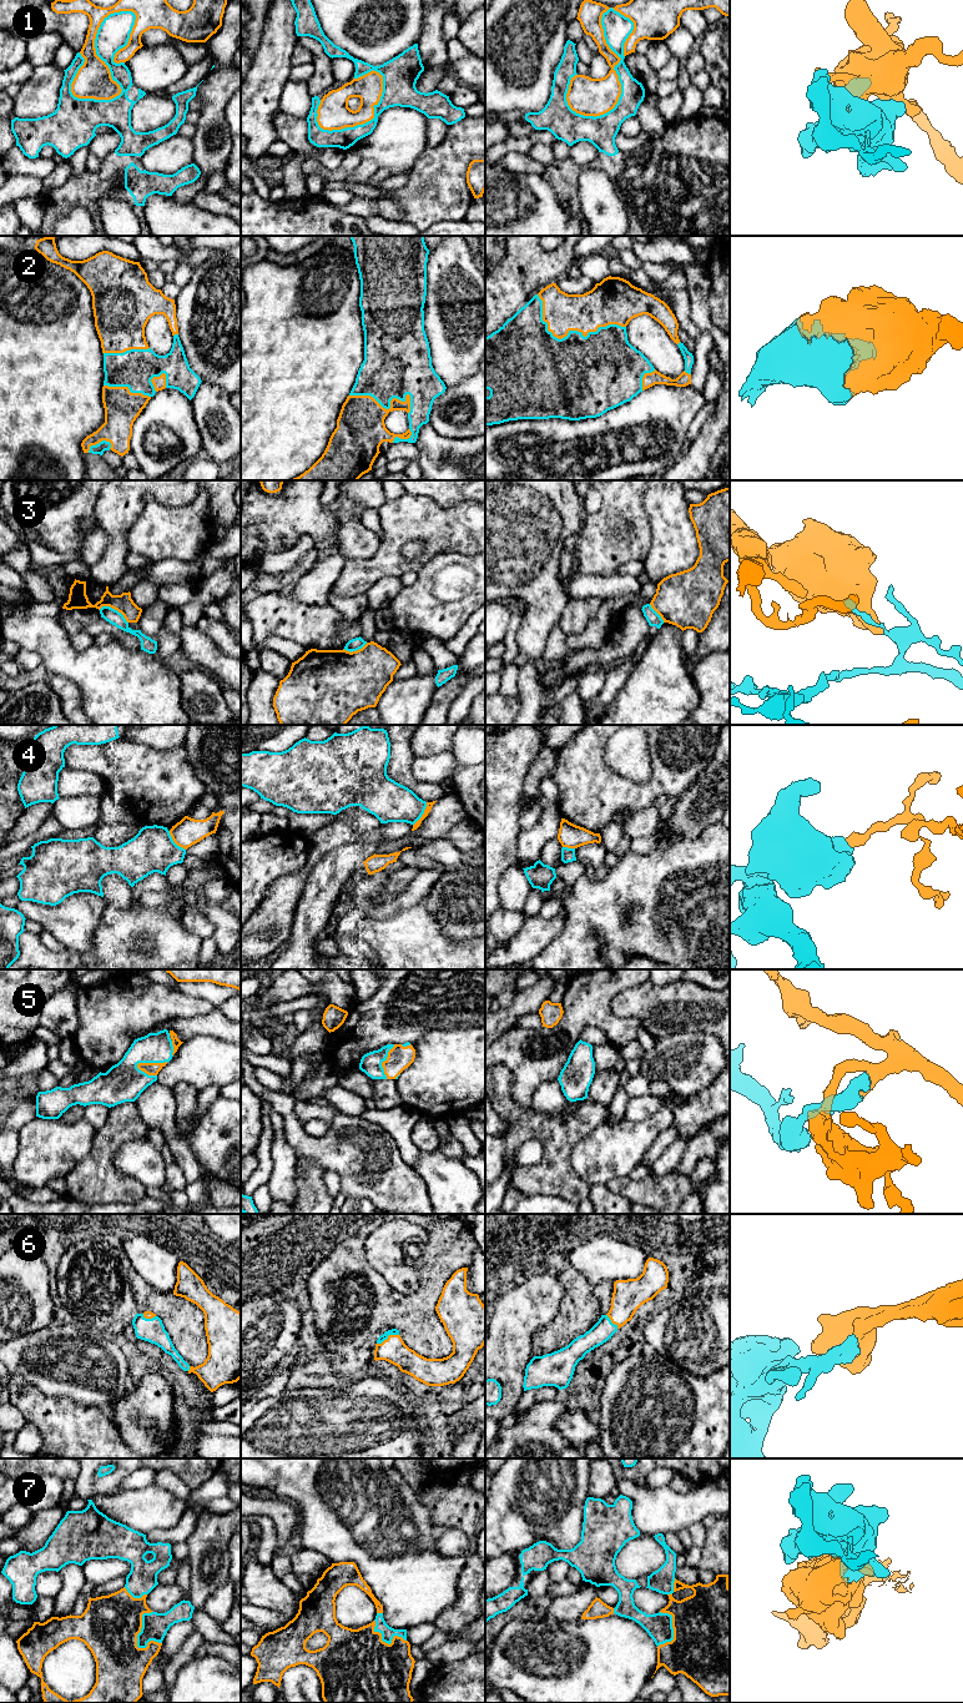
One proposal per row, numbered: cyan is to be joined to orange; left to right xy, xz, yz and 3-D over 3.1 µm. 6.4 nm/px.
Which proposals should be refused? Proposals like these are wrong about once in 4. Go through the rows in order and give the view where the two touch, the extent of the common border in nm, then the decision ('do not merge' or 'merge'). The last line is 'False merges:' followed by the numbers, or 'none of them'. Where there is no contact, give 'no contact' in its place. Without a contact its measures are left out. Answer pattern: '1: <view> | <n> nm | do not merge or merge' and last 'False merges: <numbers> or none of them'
1: xy | 650 nm | do not merge
2: yz | 600 nm | merge
3: xy | 220 nm | do not merge
4: xz | 180 nm | do not merge
5: xy | 220 nm | merge
6: xz | 160 nm | merge
7: xy | 260 nm | merge
False merges: 1, 3, 4

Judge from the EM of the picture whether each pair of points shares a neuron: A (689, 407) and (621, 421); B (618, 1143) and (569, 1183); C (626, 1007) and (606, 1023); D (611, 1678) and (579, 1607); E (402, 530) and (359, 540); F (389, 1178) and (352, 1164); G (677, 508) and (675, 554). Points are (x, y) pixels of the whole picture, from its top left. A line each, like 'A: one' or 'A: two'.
A: one
B: two
C: two
D: two
E: two
F: one
G: one

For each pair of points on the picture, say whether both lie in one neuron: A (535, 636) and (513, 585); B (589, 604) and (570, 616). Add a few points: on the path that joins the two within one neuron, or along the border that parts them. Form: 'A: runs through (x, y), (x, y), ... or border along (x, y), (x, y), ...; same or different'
A: runs through (535, 624), (535, 608), (525, 598); same
B: runs through (584, 609), (575, 615); same

